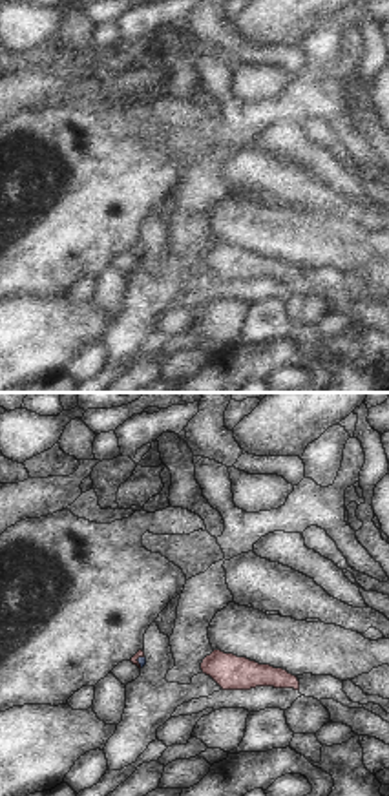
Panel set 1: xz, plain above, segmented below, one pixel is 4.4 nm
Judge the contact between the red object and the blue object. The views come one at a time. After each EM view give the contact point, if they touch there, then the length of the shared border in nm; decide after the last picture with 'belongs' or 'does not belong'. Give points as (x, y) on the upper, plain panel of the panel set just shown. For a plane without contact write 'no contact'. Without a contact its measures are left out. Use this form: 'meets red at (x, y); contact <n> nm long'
meets red at (137, 252); contact 60 nm long

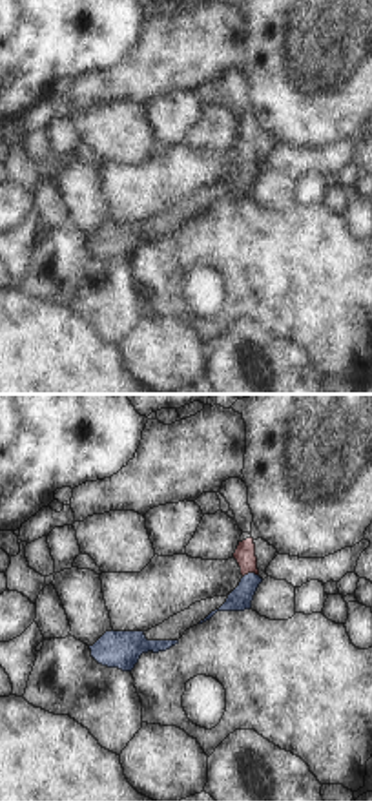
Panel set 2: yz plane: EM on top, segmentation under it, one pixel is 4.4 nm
meets red at (250, 163); contact 70 nm long

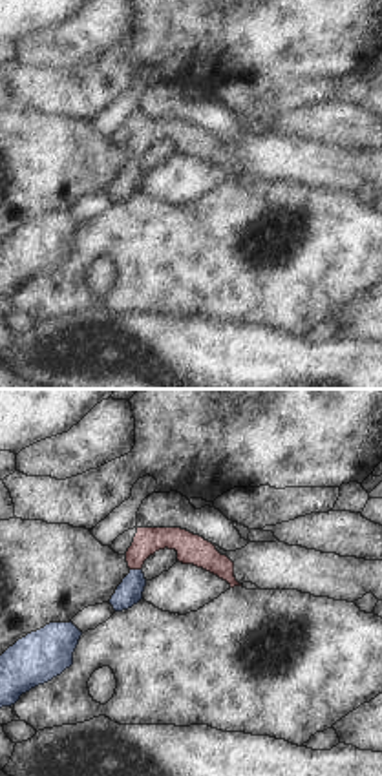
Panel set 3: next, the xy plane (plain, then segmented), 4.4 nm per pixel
meets red at (136, 159); contact 50 nm long

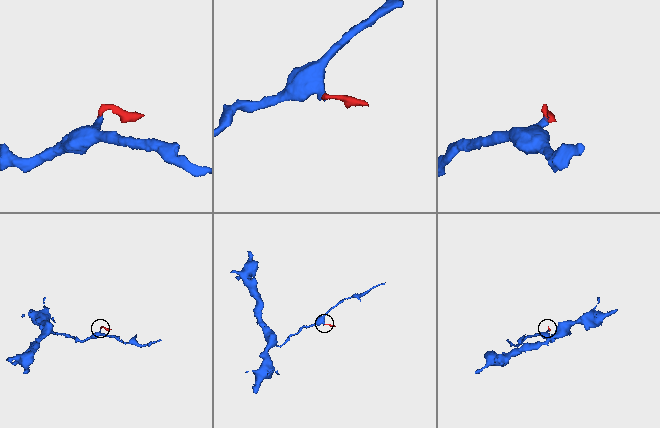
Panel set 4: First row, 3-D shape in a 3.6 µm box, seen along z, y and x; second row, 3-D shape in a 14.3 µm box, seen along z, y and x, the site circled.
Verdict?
belongs

